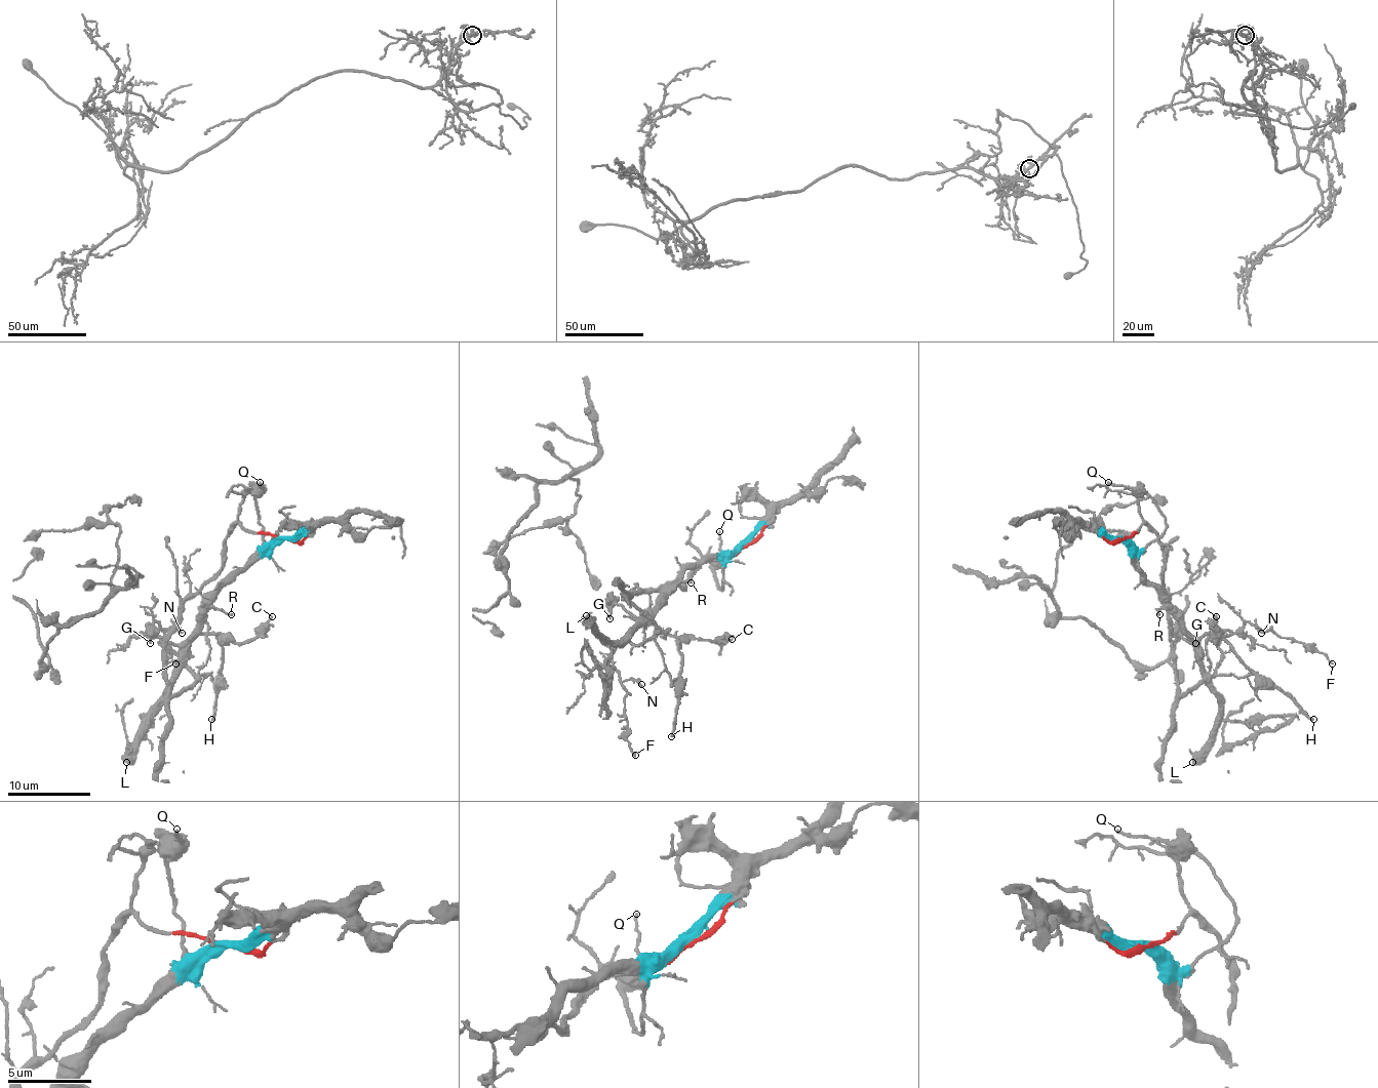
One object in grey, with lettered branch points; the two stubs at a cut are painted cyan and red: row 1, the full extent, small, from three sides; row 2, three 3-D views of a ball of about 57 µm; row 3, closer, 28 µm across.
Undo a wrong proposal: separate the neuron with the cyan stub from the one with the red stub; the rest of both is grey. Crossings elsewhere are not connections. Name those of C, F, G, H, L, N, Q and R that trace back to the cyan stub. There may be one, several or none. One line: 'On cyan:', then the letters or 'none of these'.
On cyan: C, G, H, L, Q, R

